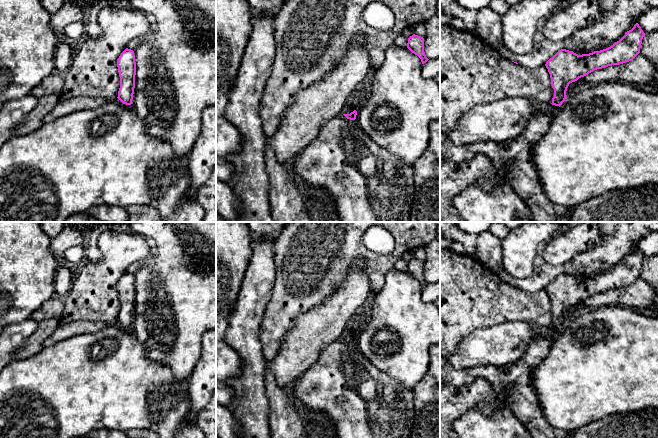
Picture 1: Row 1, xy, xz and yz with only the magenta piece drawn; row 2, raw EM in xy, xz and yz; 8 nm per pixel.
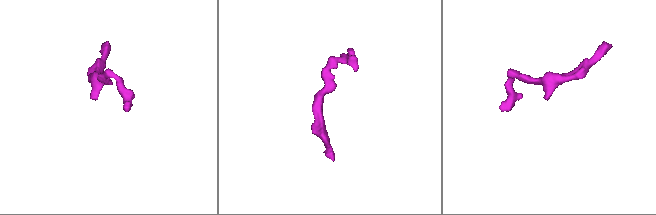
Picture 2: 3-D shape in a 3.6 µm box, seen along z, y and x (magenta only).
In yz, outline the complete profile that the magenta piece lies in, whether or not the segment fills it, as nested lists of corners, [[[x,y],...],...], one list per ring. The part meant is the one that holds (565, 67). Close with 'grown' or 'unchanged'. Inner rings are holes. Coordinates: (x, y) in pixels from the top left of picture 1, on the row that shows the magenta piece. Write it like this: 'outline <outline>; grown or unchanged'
outline [[[638,23],[612,46],[578,55],[559,50],[545,66],[551,78],[554,97],[549,105],[540,106],[527,127],[514,139],[503,143],[493,141],[455,145],[440,132],[440,153],[445,161],[462,163],[484,154],[496,170],[506,164],[506,174],[514,191],[530,207],[536,222],[568,222],[573,210],[555,204],[544,192],[532,158],[533,145],[547,132],[550,123],[565,101],[570,83],[597,69],[632,61],[639,53],[645,33]]]; grown

